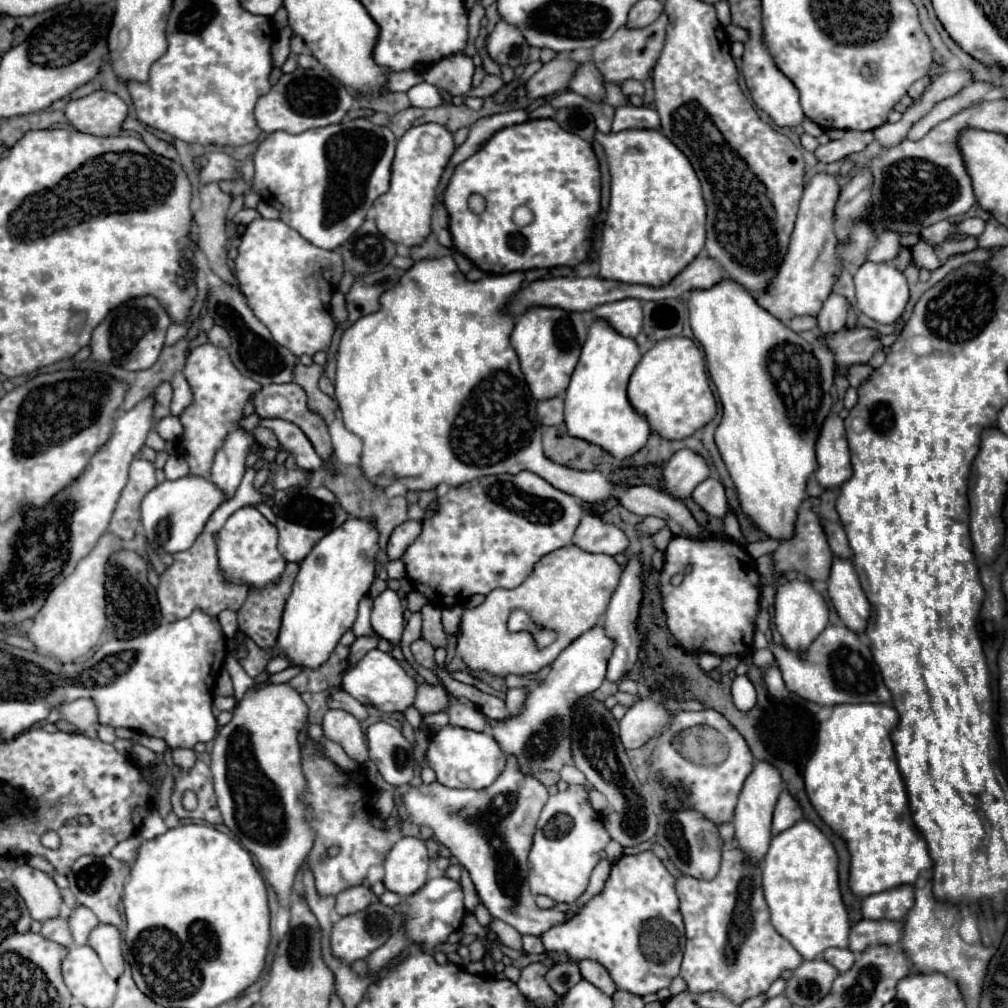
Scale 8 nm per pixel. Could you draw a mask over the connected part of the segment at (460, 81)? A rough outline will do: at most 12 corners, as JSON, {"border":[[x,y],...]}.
{"border":[[455,52],[423,70],[427,82],[451,96],[473,88],[471,56]]}

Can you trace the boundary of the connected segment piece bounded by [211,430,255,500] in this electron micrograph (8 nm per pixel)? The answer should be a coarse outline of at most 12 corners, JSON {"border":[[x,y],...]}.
{"border":[[231,432],[215,456],[211,482],[233,498],[255,438]]}

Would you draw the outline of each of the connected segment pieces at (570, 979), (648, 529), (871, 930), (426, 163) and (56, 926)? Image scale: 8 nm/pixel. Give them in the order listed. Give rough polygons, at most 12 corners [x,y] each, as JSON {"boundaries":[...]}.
{"boundaries":[[[563,960],[545,980],[559,996],[581,980],[575,962]],[[647,516],[637,526],[643,534],[655,534],[665,525],[661,518]],[[861,920],[849,932],[849,950],[893,946],[899,922]],[[441,124],[397,142],[391,188],[375,200],[385,238],[431,232],[435,188],[453,152]],[[63,916],[43,922],[41,934],[63,946],[73,938]]]}

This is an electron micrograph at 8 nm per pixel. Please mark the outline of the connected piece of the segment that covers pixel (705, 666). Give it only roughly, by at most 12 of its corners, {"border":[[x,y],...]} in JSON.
{"border":[[701,654],[699,666],[703,672],[713,672],[721,664],[721,656]]}

